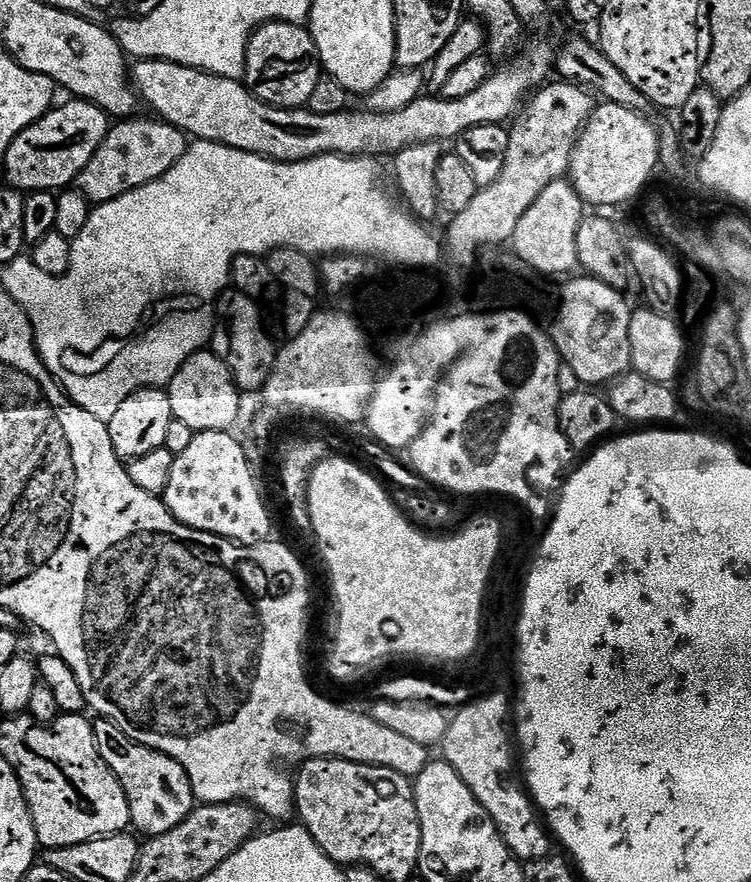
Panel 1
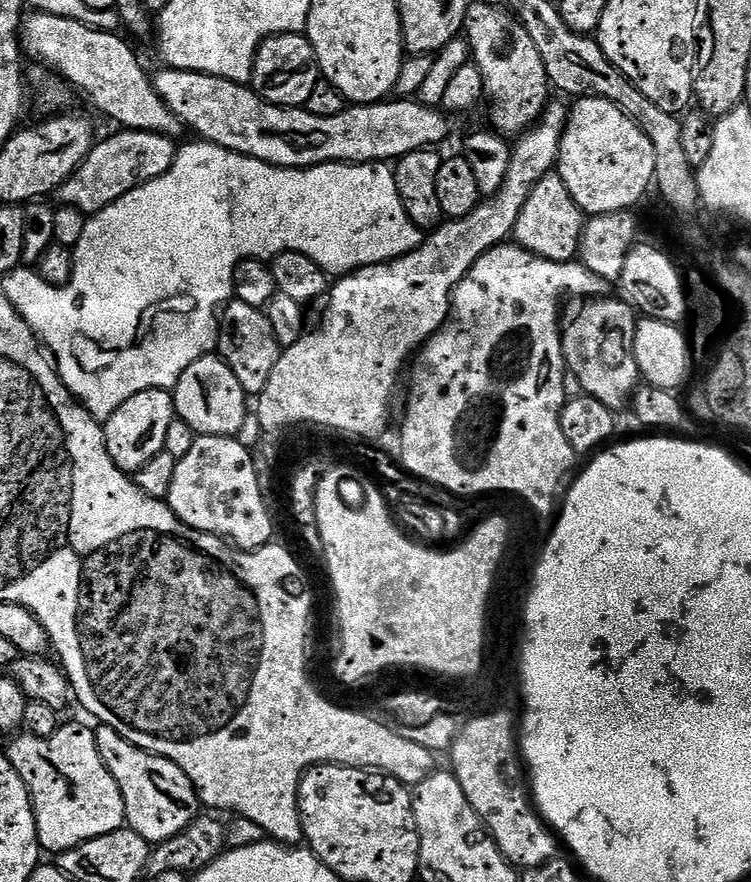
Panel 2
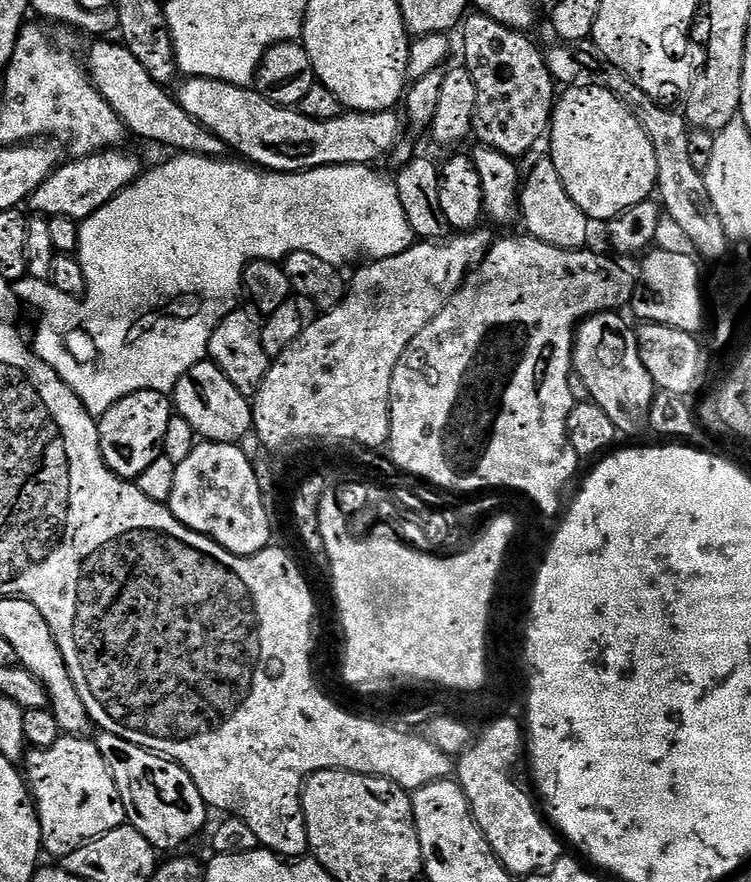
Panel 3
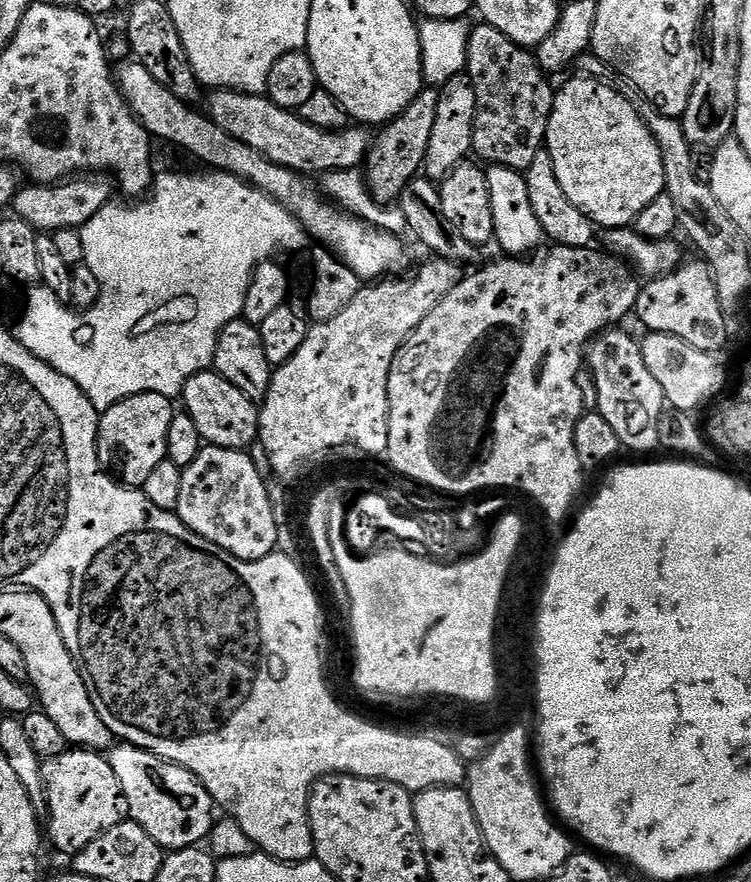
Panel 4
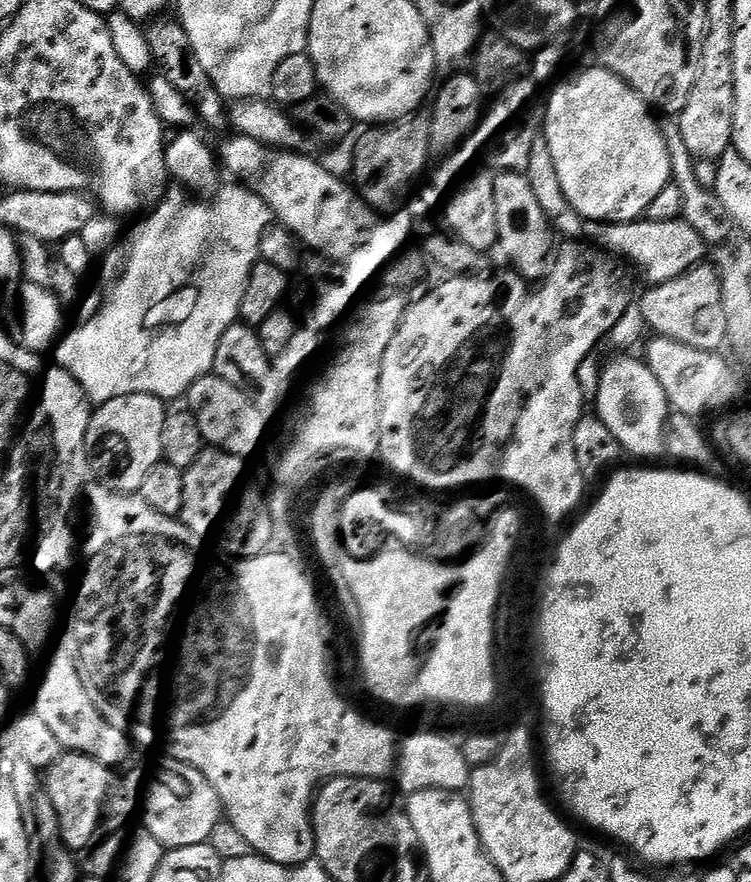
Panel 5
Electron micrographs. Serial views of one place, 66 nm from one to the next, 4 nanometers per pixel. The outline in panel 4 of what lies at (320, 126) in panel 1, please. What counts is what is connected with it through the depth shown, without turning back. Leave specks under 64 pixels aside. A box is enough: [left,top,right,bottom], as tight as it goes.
[206,90,373,174]

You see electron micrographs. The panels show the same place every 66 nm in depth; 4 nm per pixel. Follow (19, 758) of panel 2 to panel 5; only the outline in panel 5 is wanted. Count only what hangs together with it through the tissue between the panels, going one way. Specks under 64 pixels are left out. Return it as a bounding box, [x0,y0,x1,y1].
[47,752,134,854]

